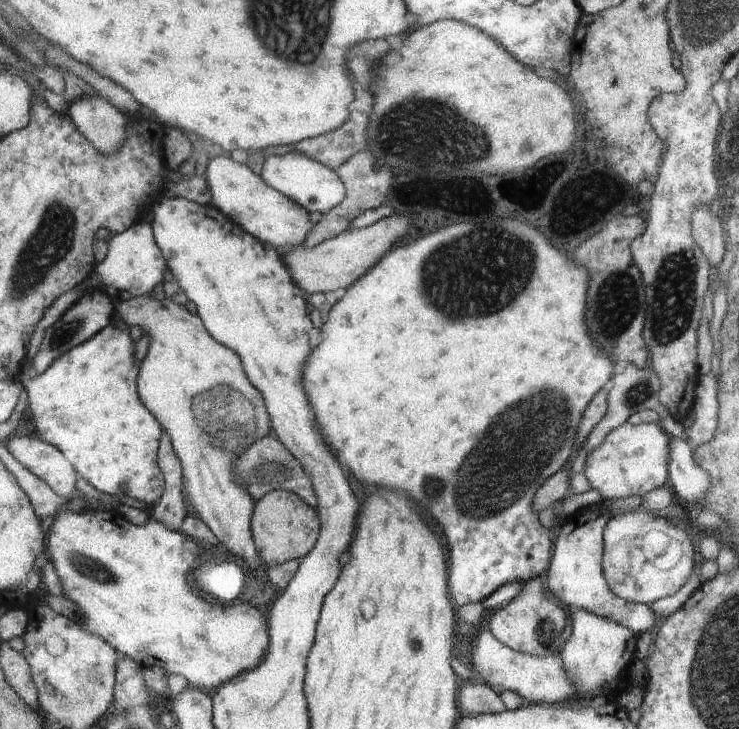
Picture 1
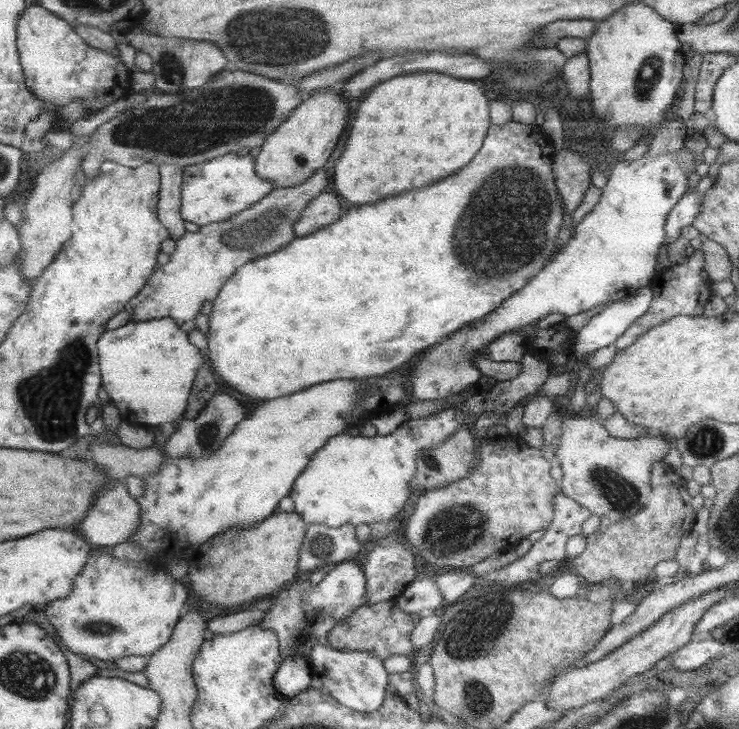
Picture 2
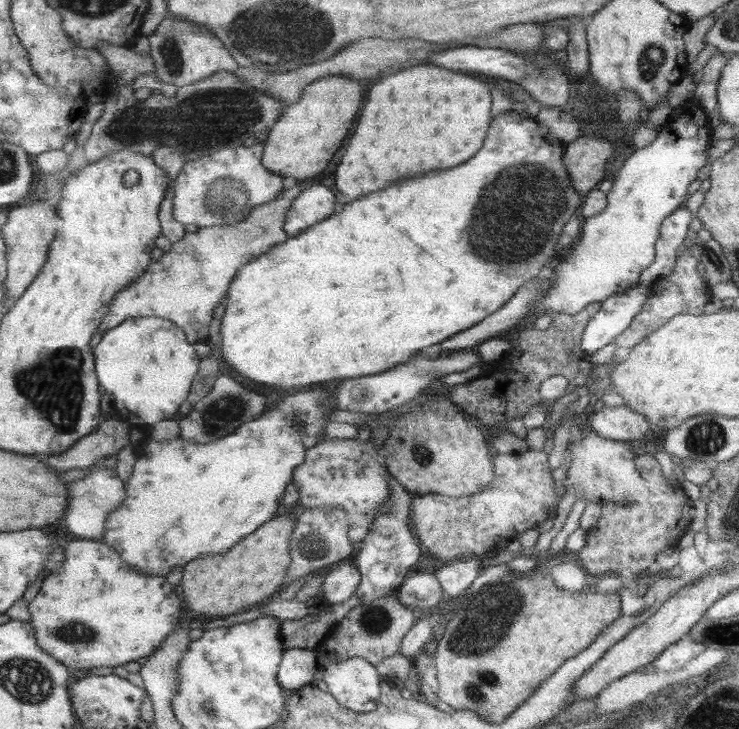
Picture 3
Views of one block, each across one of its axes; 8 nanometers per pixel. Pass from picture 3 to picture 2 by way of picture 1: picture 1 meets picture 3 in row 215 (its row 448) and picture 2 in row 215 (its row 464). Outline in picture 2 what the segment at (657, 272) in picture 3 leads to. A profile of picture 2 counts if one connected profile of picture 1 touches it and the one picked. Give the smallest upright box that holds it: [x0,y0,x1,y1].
[665,190,703,246]

